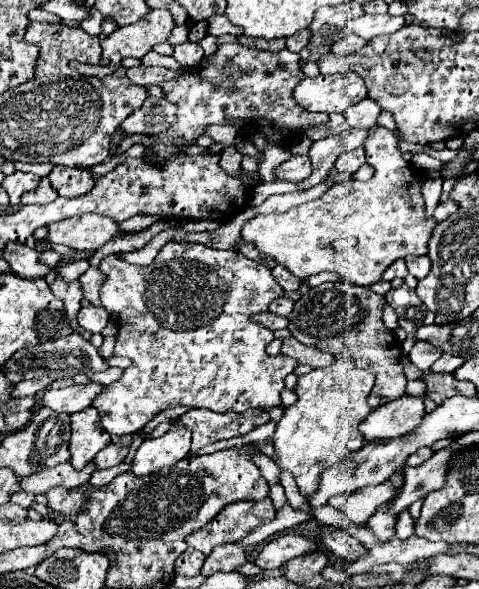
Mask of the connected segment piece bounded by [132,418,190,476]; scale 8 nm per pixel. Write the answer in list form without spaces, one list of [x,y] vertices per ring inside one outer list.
[[[178,418],[170,420],[170,430],[154,440],[144,440],[134,456],[132,472],[146,476],[164,466],[174,466],[190,450],[190,430],[178,424]]]

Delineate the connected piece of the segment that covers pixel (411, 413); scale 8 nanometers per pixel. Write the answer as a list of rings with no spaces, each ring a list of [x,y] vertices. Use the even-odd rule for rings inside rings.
[[[404,394],[398,400],[386,402],[372,410],[360,423],[359,430],[366,440],[396,438],[414,430],[422,422],[424,414],[424,398]]]

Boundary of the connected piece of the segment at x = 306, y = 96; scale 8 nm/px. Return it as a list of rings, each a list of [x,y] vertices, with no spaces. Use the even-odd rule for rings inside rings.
[[[336,74],[336,76],[316,76],[302,78],[294,88],[294,100],[298,106],[310,112],[346,112],[352,104],[366,98],[364,80],[354,74]]]

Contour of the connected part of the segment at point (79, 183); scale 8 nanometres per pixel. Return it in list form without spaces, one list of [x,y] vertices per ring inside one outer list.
[[[56,166],[48,178],[50,178],[52,186],[56,188],[56,192],[60,196],[68,196],[68,198],[82,196],[82,194],[90,192],[90,188],[94,186],[94,178],[86,168]]]

